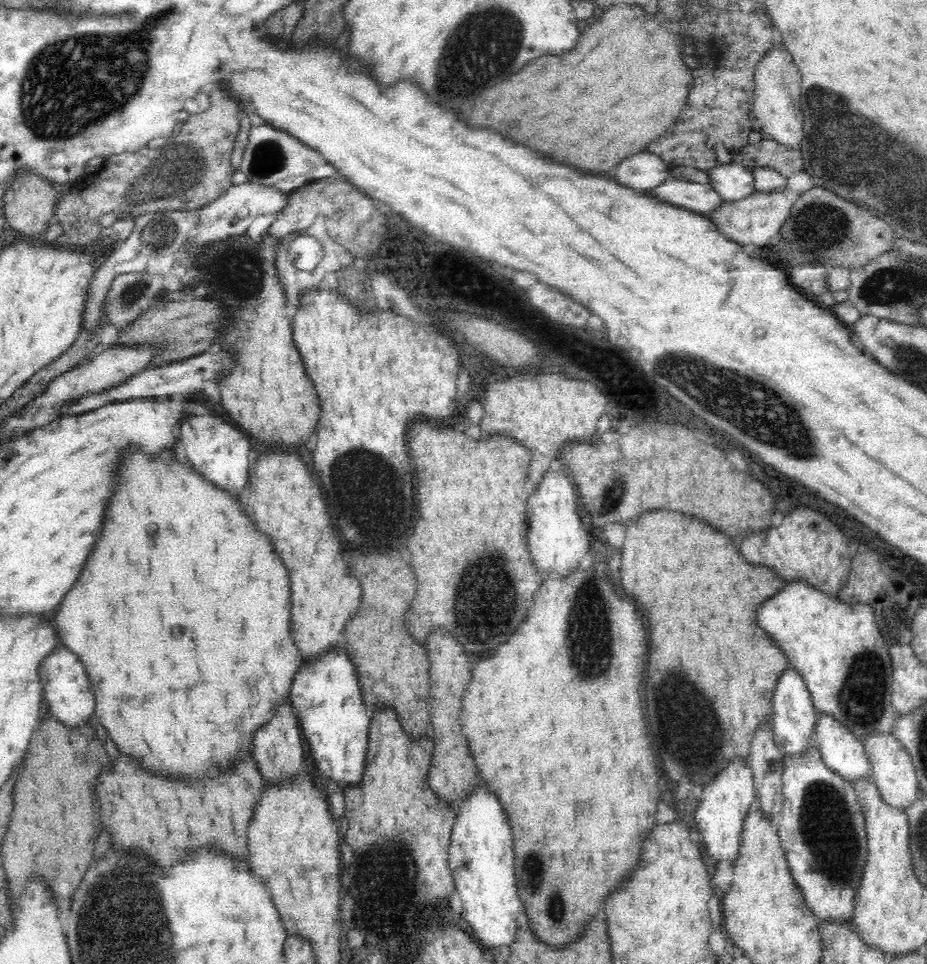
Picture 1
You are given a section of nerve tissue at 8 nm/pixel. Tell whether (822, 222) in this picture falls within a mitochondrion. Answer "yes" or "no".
yes

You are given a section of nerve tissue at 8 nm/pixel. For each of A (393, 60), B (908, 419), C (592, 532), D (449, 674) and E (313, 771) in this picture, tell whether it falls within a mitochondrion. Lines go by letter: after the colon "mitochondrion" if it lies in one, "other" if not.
A: other
B: other
C: other
D: other
E: other

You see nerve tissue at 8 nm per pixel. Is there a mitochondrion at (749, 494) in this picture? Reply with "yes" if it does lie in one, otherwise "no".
no

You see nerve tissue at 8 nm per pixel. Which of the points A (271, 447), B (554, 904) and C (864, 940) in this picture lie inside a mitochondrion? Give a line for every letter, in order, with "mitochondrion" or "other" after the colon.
A: other
B: mitochondrion
C: other

